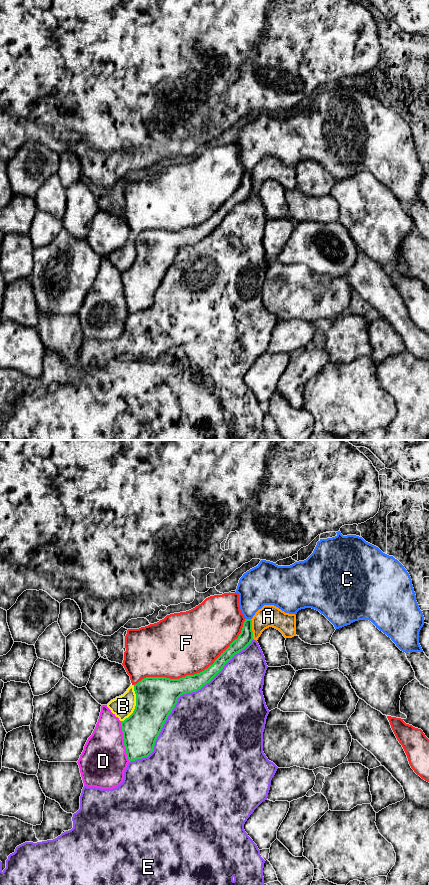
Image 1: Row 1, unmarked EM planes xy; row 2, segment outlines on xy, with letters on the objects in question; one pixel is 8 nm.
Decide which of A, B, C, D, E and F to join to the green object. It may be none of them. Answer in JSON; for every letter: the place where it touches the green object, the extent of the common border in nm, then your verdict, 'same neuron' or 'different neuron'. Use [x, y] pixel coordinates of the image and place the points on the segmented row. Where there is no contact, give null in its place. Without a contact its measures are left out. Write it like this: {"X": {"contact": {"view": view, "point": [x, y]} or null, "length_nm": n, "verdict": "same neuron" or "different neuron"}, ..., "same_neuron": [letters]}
{"A": {"contact": {"view": "xy", "point": [251, 629]}, "length_nm": 160, "verdict": "different neuron"}, "B": {"contact": {"view": "xy", "point": [136, 704]}, "length_nm": 320, "verdict": "different neuron"}, "C": {"contact": {"view": "xy", "point": [248, 619]}, "length_nm": 40, "verdict": "different neuron"}, "D": {"contact": {"view": "xy", "point": [124, 741]}, "length_nm": 340, "verdict": "different neuron"}, "E": {"contact": {"view": "xy", "point": [178, 697]}, "length_nm": 1400, "verdict": "different neuron"}, "F": {"contact": {"view": "xy", "point": [195, 674]}, "length_nm": 1050, "verdict": "different neuron"}, "same_neuron": []}

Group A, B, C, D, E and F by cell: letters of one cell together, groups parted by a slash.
A / B / C / D / E / F

